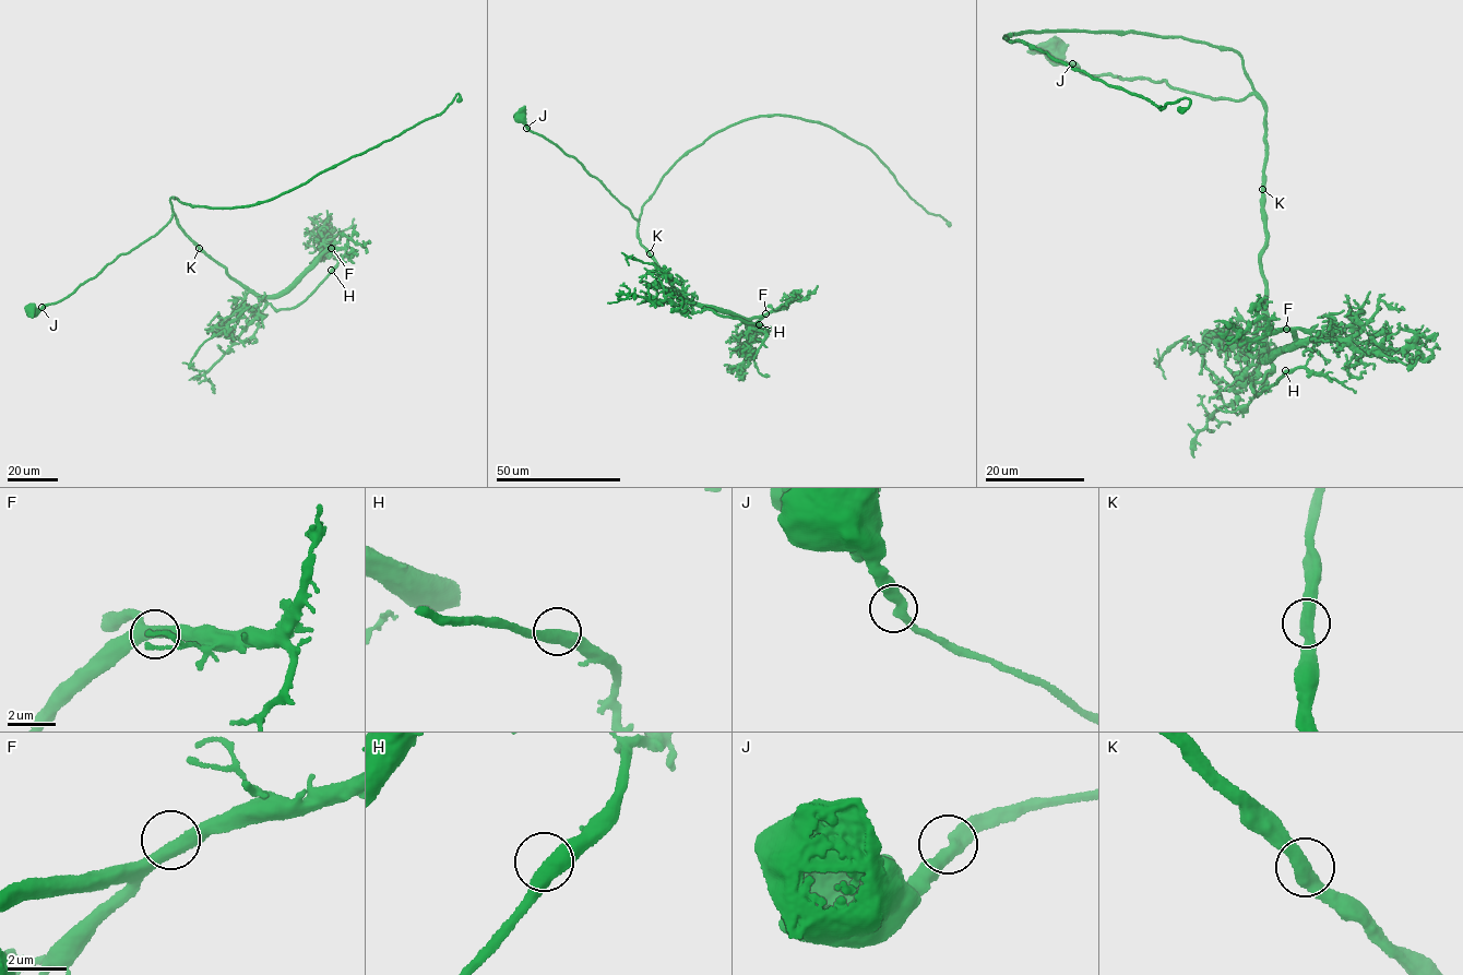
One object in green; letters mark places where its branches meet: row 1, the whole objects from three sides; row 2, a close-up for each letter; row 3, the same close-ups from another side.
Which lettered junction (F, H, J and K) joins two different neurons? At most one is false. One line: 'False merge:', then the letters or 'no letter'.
False merge: no letter

